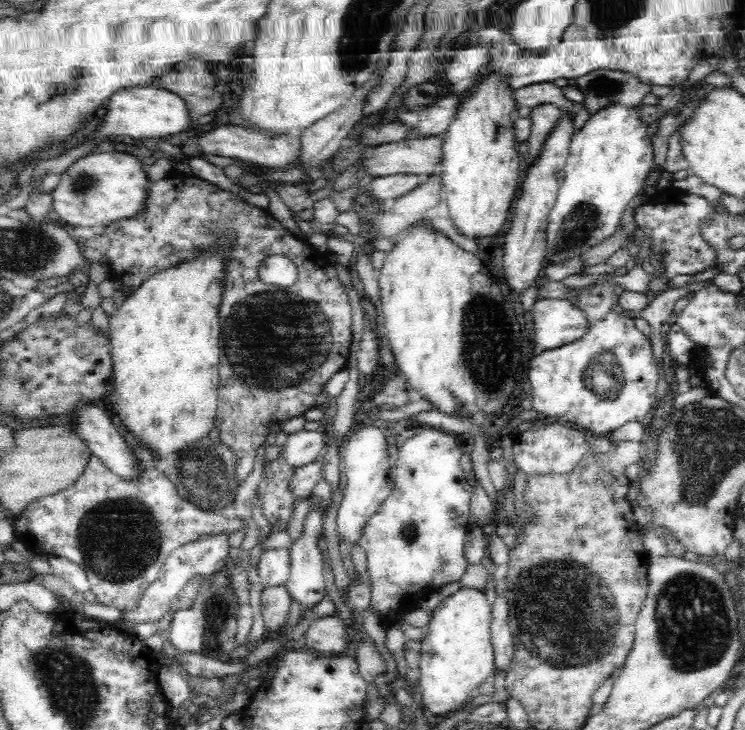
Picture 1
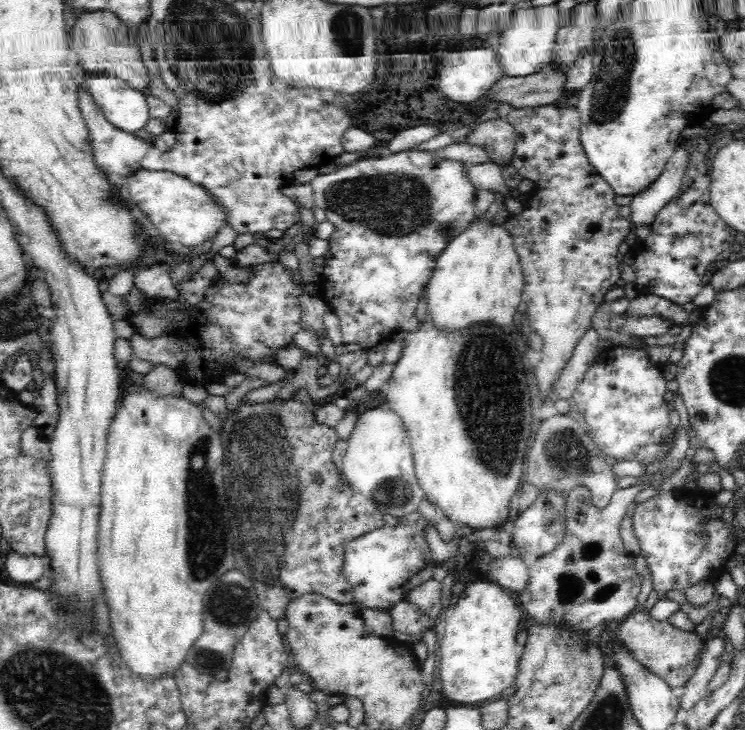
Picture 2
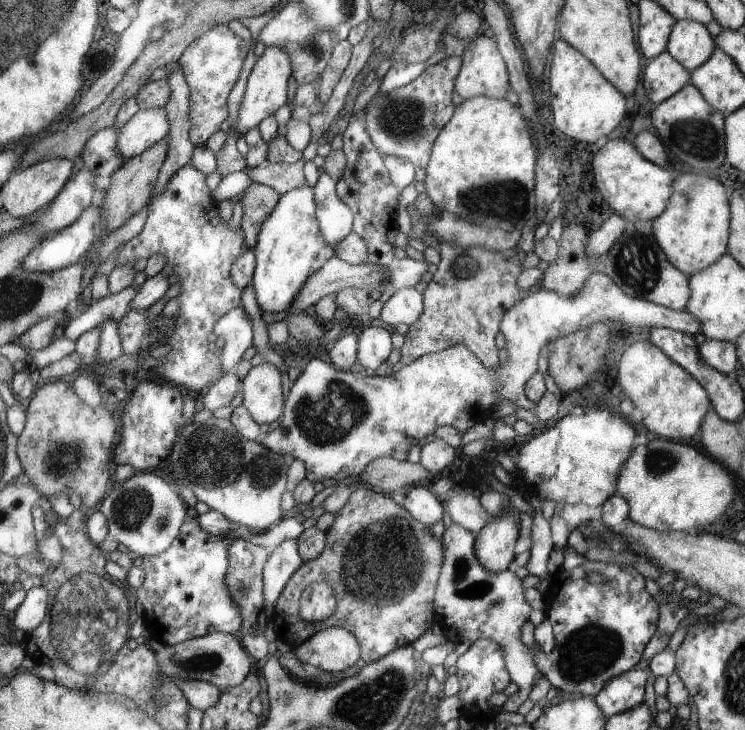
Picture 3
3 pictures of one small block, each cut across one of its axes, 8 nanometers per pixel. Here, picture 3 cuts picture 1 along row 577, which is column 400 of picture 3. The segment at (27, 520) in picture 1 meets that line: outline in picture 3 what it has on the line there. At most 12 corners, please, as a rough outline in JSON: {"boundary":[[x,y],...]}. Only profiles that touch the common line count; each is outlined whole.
{"boundary":[[461,57],[377,94],[365,132],[380,154],[425,168],[453,112]]}

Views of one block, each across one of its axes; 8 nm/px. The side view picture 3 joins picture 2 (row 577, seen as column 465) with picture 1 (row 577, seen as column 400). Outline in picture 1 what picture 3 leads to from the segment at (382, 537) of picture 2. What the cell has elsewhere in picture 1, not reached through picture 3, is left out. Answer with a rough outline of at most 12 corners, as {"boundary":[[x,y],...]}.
{"boundary":[[454,438],[398,448],[358,540],[385,627],[460,580],[473,488]]}

